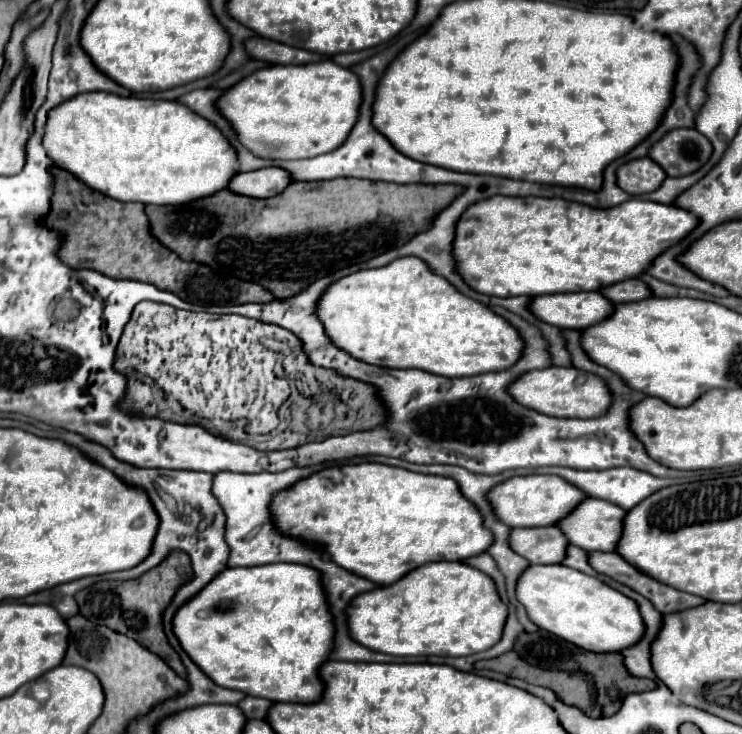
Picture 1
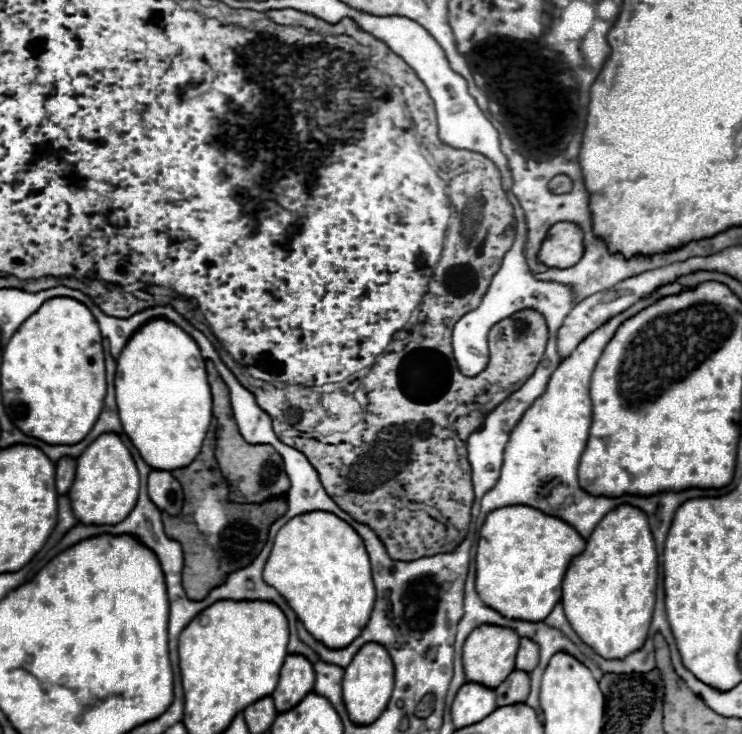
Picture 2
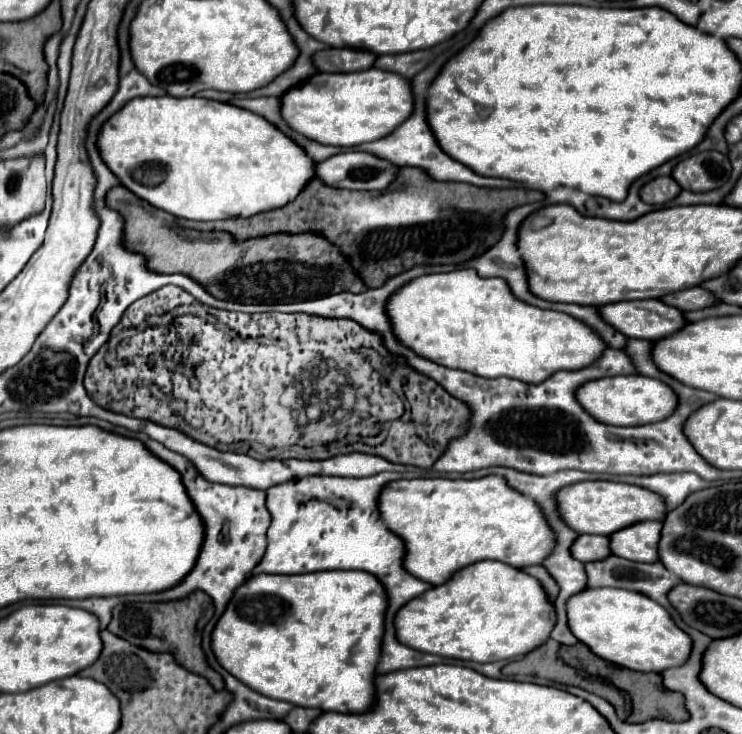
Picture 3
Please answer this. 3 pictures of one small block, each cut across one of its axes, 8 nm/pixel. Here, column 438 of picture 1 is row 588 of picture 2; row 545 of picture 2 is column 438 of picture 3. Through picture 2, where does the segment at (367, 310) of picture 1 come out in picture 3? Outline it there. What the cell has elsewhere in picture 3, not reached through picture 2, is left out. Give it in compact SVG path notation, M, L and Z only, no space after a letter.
M472 268L420 276L390 296L386 310L398 340L416 354L482 378L508 376L540 384L554 372L588 368L608 348L602 336L578 318L526 304L512 294L508 282L480 278Z

